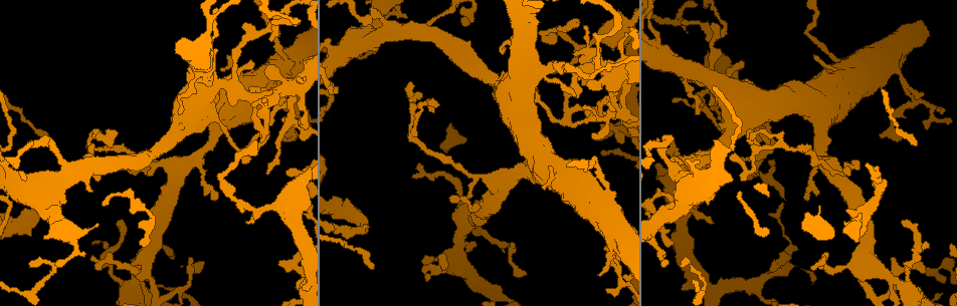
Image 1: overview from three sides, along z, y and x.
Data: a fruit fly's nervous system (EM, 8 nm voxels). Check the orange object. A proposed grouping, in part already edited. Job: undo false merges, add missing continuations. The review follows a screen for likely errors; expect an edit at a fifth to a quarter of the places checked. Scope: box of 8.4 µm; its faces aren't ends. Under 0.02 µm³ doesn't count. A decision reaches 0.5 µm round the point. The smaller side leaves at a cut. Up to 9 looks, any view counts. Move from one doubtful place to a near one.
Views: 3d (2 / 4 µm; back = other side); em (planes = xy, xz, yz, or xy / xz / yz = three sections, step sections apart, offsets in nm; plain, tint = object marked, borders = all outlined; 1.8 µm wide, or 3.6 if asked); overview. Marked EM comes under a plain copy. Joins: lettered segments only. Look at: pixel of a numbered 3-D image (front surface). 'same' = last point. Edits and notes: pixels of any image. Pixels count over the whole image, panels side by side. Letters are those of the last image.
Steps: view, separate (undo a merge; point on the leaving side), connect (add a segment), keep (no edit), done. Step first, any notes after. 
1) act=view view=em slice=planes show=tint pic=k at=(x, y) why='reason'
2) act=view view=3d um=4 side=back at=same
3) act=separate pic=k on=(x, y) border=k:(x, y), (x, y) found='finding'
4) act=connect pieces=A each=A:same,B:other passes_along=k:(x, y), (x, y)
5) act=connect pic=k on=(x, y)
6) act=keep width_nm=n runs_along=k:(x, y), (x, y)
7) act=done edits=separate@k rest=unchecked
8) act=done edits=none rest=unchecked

act=view view=3d um=4 pic=1 at=(830, 91) why='sudden change in width'

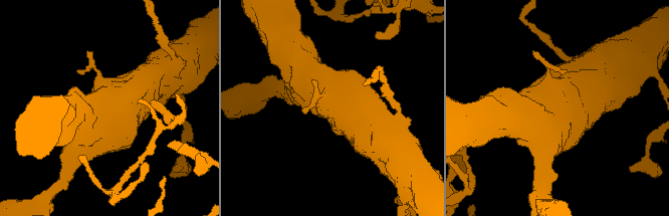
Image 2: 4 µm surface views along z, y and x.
act=view view=em um=3.6 slice=planes show=tint pic=2 at=(553, 104)

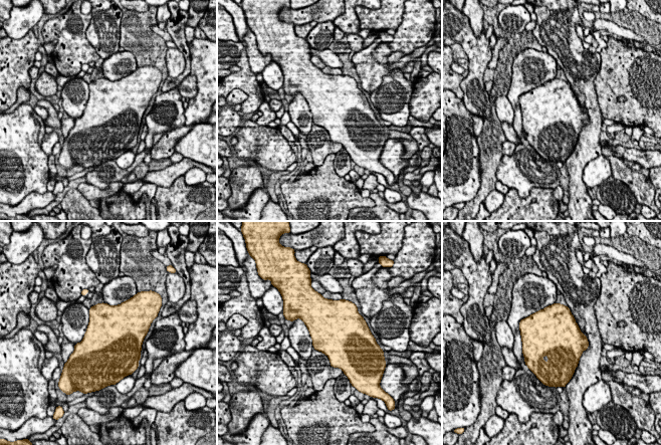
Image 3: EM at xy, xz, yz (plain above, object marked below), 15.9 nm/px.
act=view view=em um=3.6 slice=planes show=borders at=same why='see the neighbours'

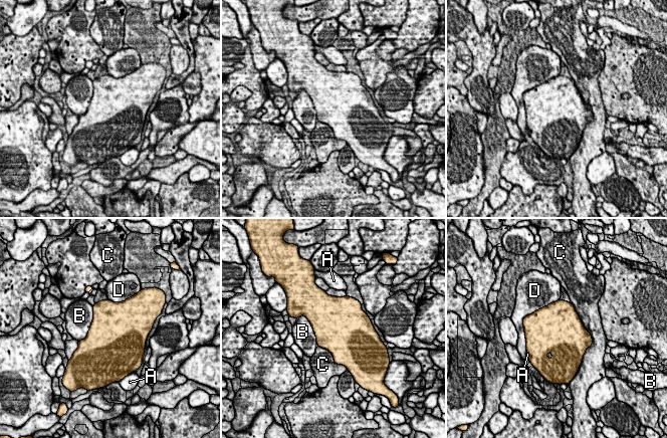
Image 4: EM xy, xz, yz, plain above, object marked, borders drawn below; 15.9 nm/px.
act=keep each=A:other,B:other,C:other,D:other border=4:(93, 305), (89, 331), (78, 342) found='continuous, no second cell'

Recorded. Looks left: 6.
act=view view=em slice=xy step=8 show=borders pic=1 at=(601, 127) why='branch stops here'

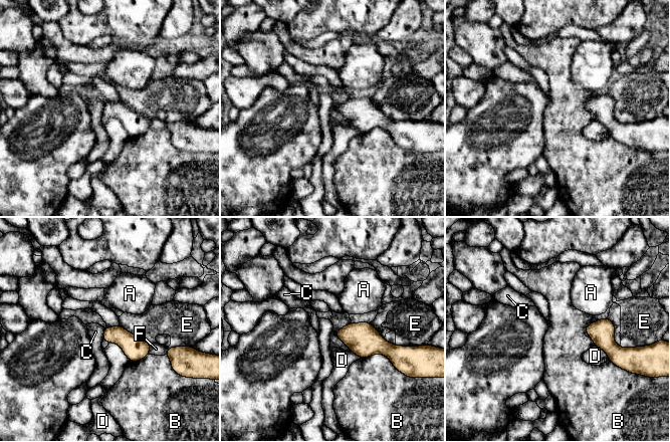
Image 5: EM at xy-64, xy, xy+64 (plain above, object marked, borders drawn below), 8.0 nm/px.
act=keep width_nm=140 each=A:other,B:other,C:other,D:other,E:other,F:other border=5:(351, 321), (336, 332), (351, 351) found='none of them fits'

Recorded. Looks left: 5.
act=view view=em slice=yz step=4 show=tint pic=1 at=(612, 103) why='arms part here'

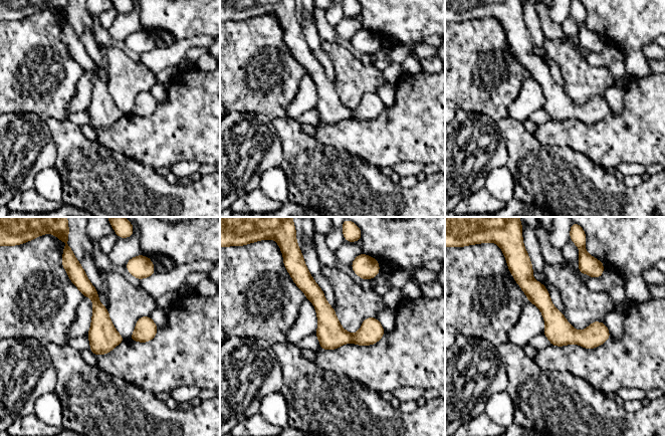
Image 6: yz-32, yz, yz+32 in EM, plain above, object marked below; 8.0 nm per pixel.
act=view view=em slice=planes show=tint at=same why='another direction'

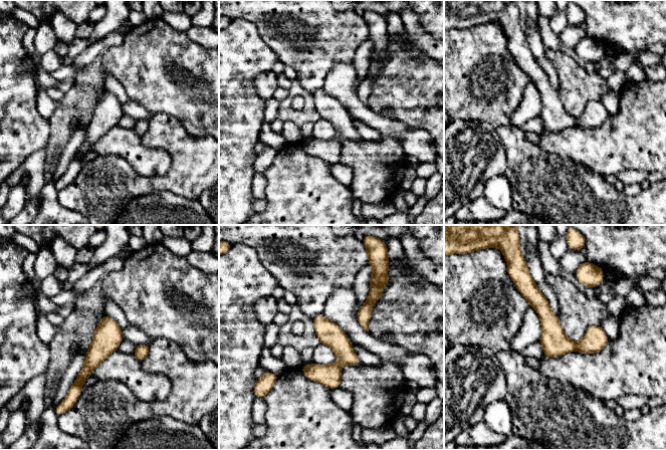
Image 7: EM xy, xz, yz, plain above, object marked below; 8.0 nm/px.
act=view view=em slice=planes show=borders at=same

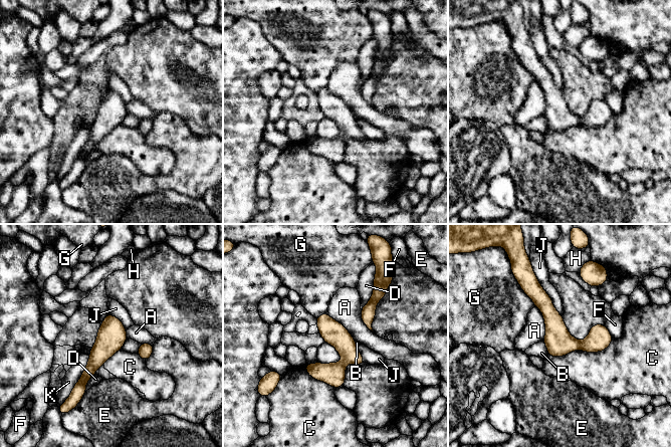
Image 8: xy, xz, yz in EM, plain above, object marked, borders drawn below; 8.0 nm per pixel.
act=keep each=A:other,B:other,C:other,D:other,E:other,F:other,G:other,H:other,J:other,K:other runs_along=8:(529, 285), (573, 345), (608, 342) found='all the same cell'

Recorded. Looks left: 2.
act=done edits=none rest=unchecked

